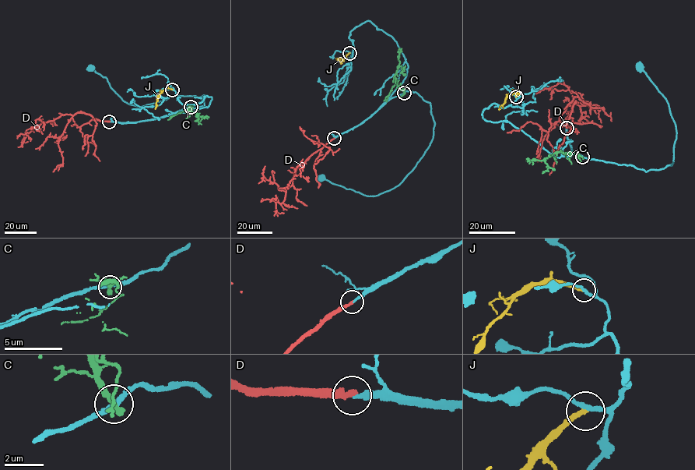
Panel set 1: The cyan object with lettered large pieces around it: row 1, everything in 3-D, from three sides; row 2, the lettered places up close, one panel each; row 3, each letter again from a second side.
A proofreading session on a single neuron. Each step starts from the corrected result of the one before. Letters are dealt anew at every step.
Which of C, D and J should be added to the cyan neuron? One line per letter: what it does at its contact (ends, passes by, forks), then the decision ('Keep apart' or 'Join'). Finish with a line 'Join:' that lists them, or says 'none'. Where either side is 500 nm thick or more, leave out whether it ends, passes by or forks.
C: It ends there. Keep apart
D: It ends there. Join
J: It ends there. Keep apart
Join: D

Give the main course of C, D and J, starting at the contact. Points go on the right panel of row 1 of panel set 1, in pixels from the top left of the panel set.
C: (582, 157), (561, 151), (540, 160), (528, 158), (527, 162)
D: (566, 128), (575, 101), (572, 100), (575, 97), (589, 105), (579, 106), (580, 121)
J: (515, 97), (517, 93), (507, 96), (499, 110)

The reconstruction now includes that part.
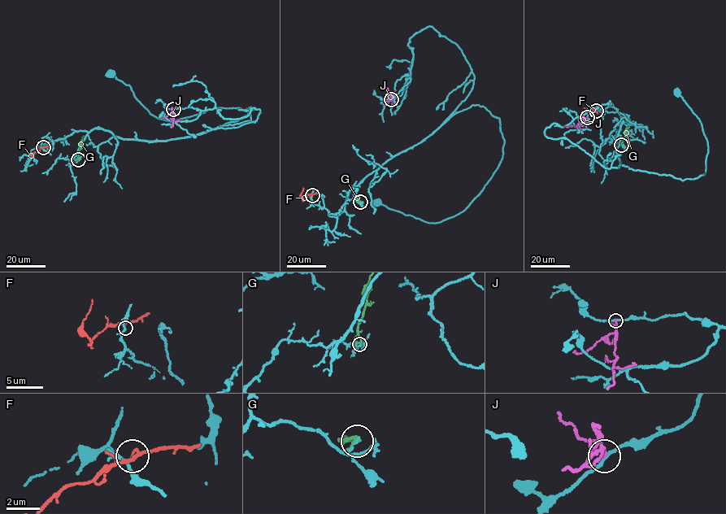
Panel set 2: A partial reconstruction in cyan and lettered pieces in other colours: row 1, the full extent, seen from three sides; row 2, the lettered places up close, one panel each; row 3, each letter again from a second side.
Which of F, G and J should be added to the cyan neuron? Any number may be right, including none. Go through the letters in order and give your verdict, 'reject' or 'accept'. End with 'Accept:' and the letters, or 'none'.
F: reject
G: reject
J: reject
Accept: none

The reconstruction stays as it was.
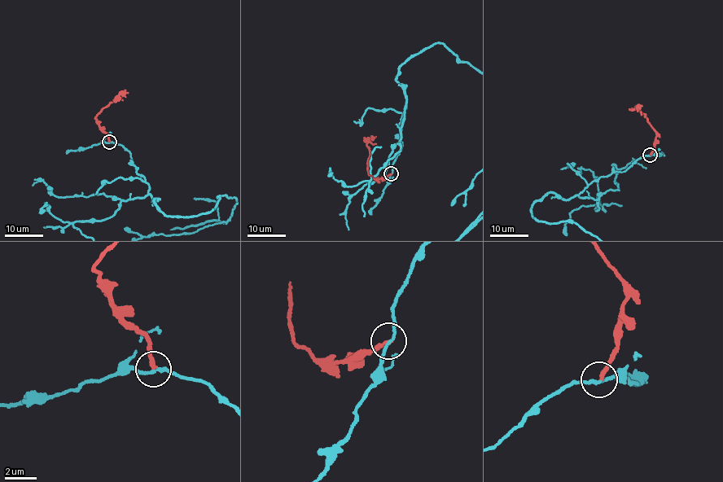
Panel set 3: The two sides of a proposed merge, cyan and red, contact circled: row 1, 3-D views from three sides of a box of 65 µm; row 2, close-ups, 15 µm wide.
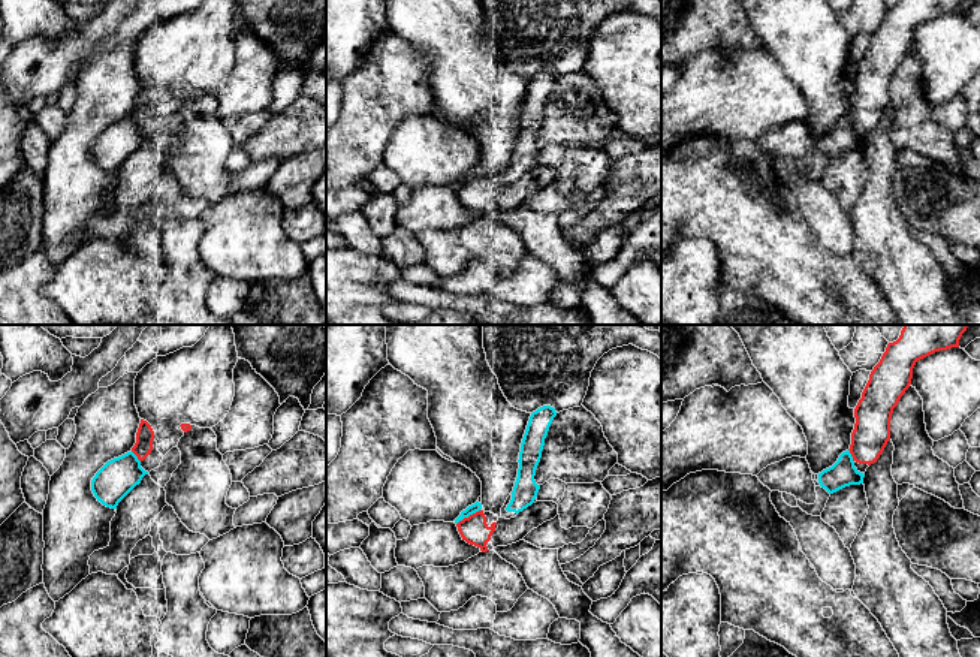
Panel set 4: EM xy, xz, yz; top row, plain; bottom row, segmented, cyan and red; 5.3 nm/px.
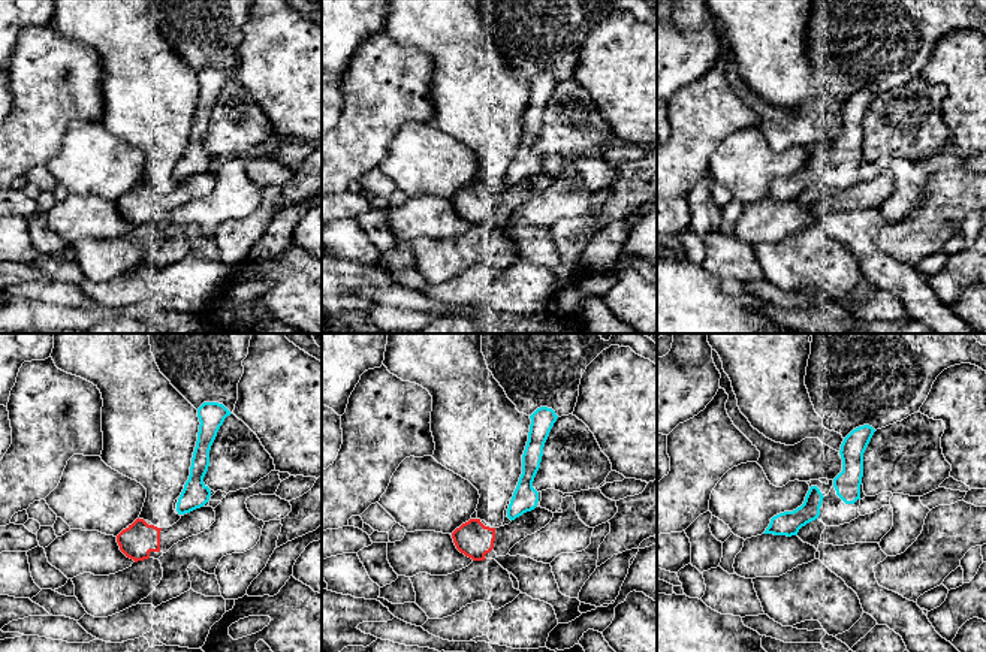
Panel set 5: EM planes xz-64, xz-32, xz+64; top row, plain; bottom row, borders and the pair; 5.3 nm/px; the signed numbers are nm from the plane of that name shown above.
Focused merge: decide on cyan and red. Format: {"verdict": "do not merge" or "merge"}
{"verdict": "do not merge"}

